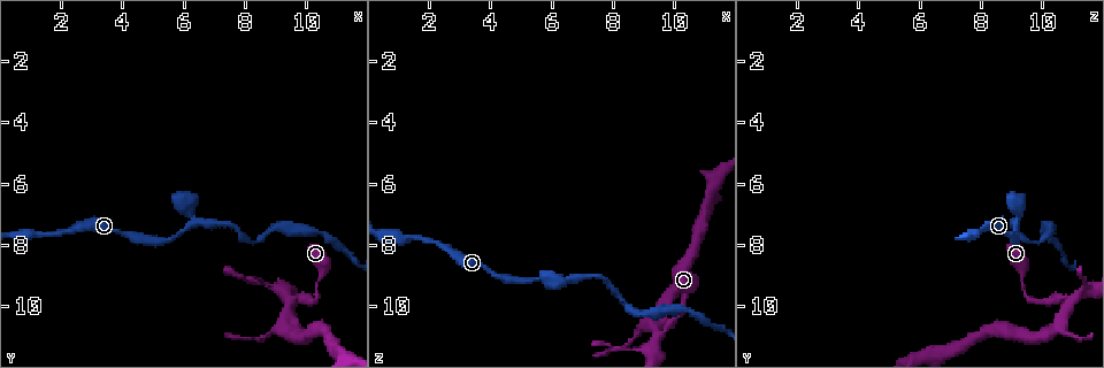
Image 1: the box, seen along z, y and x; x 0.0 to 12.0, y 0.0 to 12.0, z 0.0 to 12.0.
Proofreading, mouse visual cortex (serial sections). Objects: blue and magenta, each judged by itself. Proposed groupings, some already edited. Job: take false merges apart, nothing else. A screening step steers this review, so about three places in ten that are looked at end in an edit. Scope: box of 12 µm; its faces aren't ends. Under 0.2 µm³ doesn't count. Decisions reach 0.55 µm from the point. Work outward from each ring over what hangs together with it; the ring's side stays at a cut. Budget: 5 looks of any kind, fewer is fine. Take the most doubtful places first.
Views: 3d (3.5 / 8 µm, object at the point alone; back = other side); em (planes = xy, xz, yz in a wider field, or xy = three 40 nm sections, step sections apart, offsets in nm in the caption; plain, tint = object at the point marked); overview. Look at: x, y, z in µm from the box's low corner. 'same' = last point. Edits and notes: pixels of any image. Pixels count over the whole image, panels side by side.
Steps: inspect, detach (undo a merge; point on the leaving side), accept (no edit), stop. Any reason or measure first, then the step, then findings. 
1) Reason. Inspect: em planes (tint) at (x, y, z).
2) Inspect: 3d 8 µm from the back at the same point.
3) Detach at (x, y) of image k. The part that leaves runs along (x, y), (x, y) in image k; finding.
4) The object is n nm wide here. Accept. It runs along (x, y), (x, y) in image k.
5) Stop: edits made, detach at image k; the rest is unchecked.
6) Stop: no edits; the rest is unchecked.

Thin neck. Inspect: 3d 3.5 µm at (6.4, 7.2, 9.1).

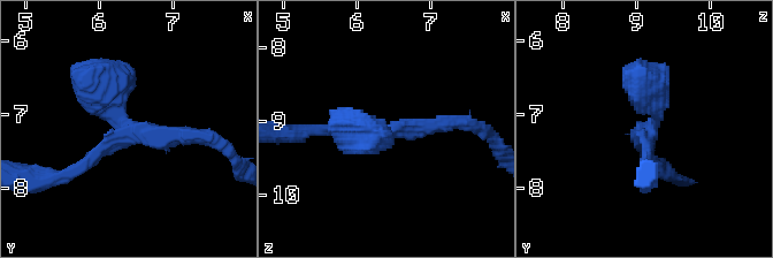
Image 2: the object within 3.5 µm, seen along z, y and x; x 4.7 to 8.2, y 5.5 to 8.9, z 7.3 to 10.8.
Now the EM. Inspect: em xy step 3 (tint) at (6.35, 7.30, 9.15).

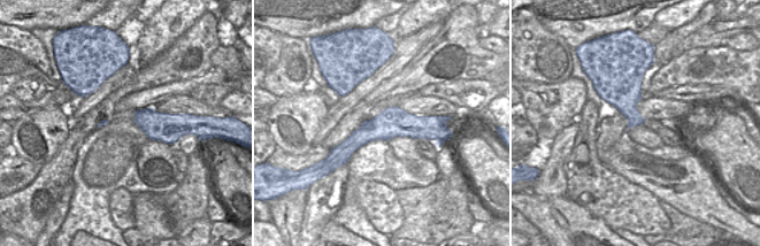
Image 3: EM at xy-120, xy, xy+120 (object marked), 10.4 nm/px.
Accept. It runs along (431, 120), (369, 130), (338, 150) in image 3; all the same cell.

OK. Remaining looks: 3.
Three arms meet. Inspect: 3d 8 µm at (9.5, 9.7, 11.0).

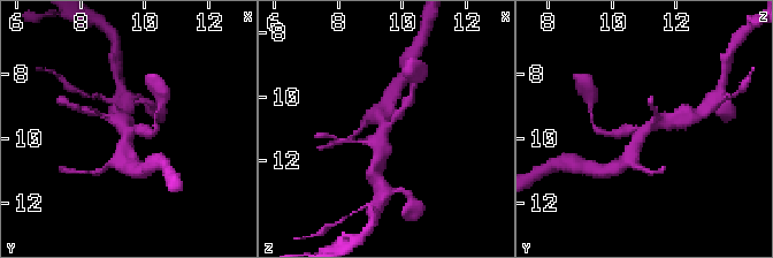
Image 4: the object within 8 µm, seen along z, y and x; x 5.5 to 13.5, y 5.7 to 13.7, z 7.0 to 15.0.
Need the tissue. Inspect: em xy step 5 (tint) at (9.5, 9.9, 11.0).

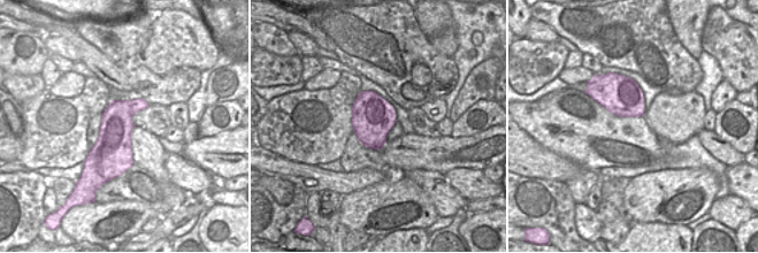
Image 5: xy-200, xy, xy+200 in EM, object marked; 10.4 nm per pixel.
Accept. It runs along (150, 133), (134, 128), (122, 160) in image 4; continuous, no second cell.

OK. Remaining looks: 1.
Stop: no edits; the rest is unchecked.

